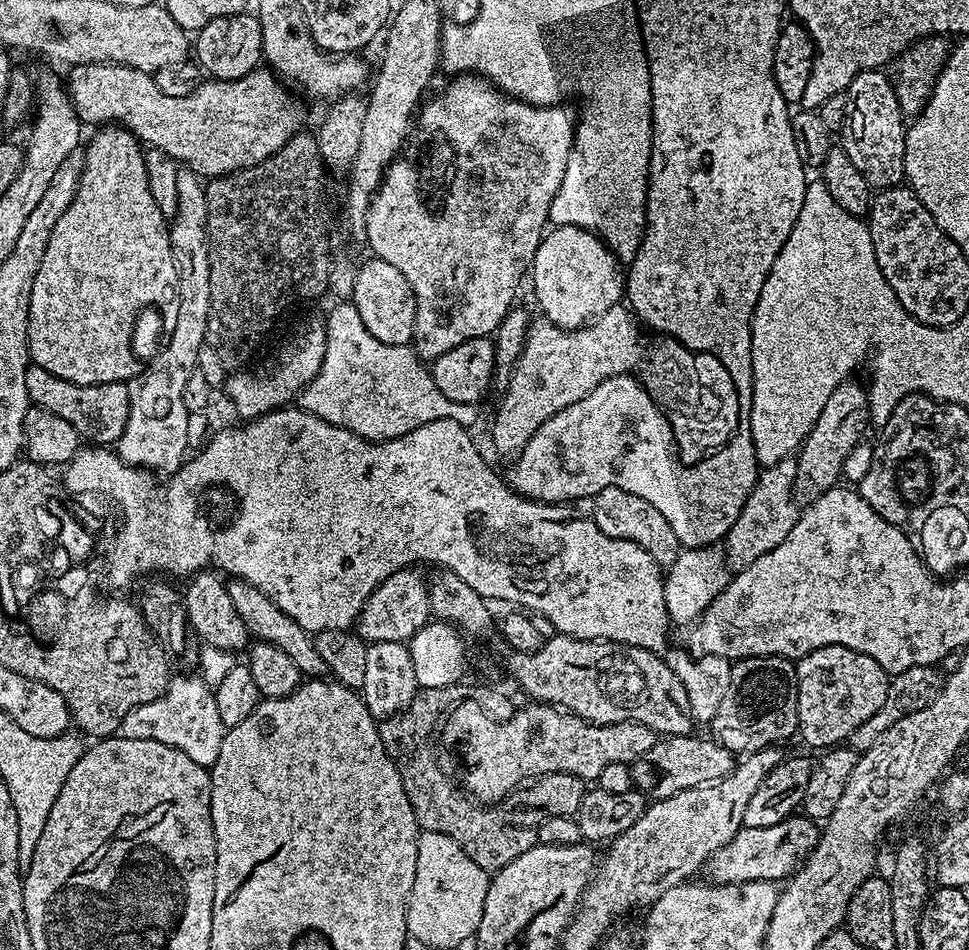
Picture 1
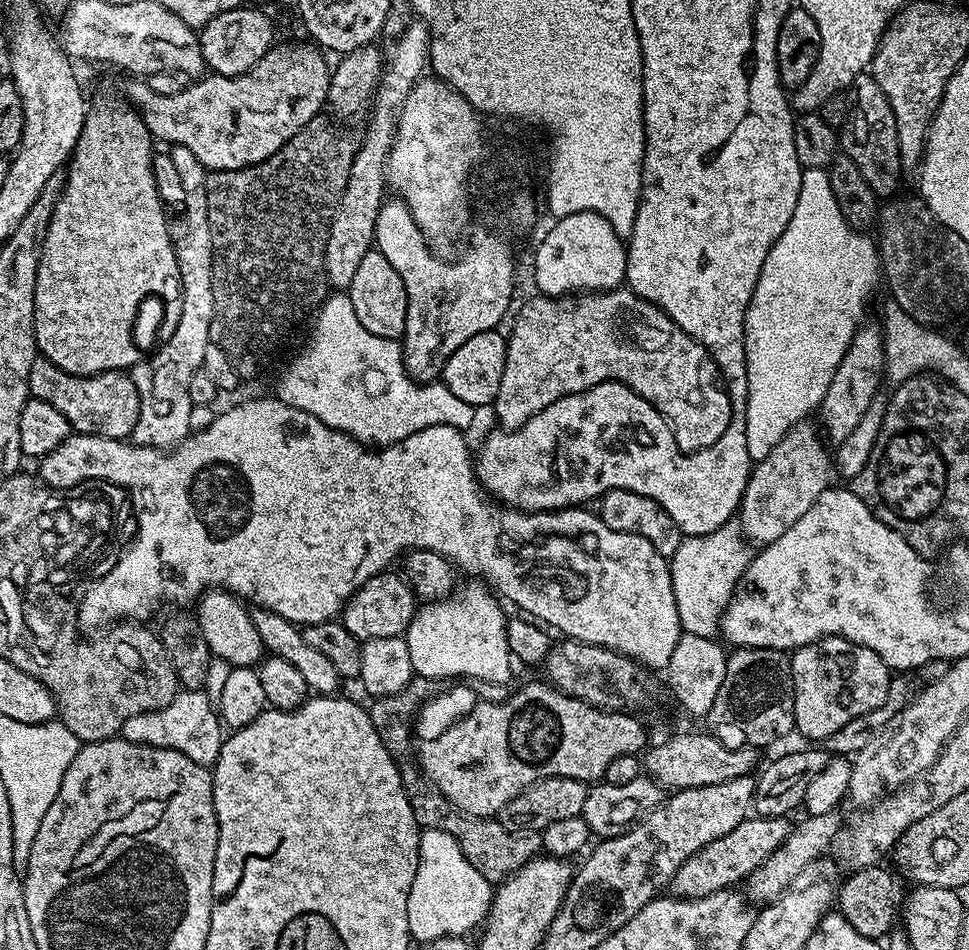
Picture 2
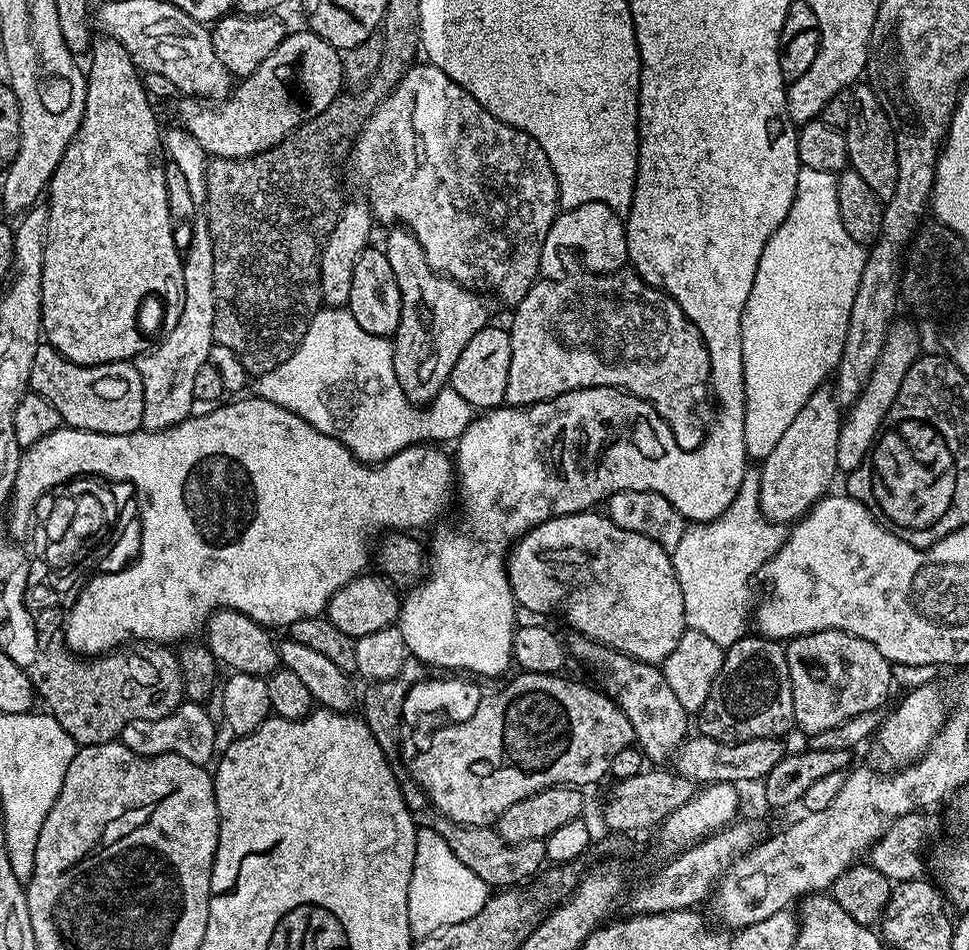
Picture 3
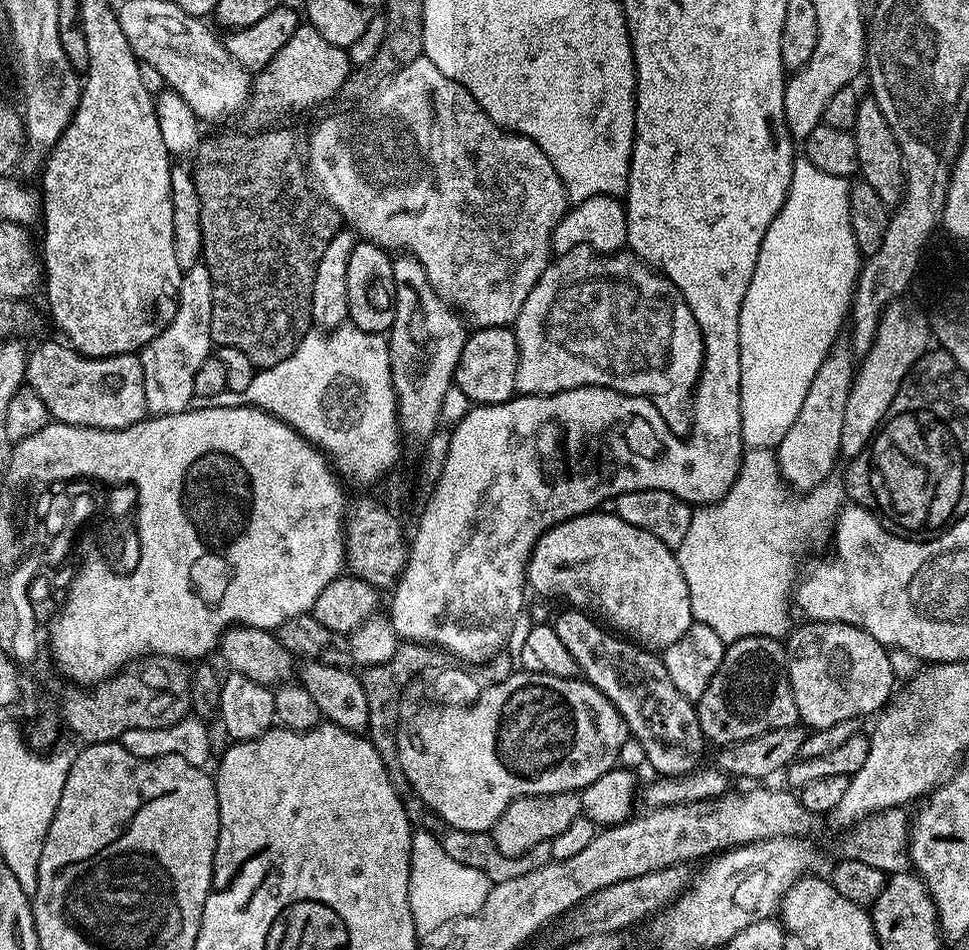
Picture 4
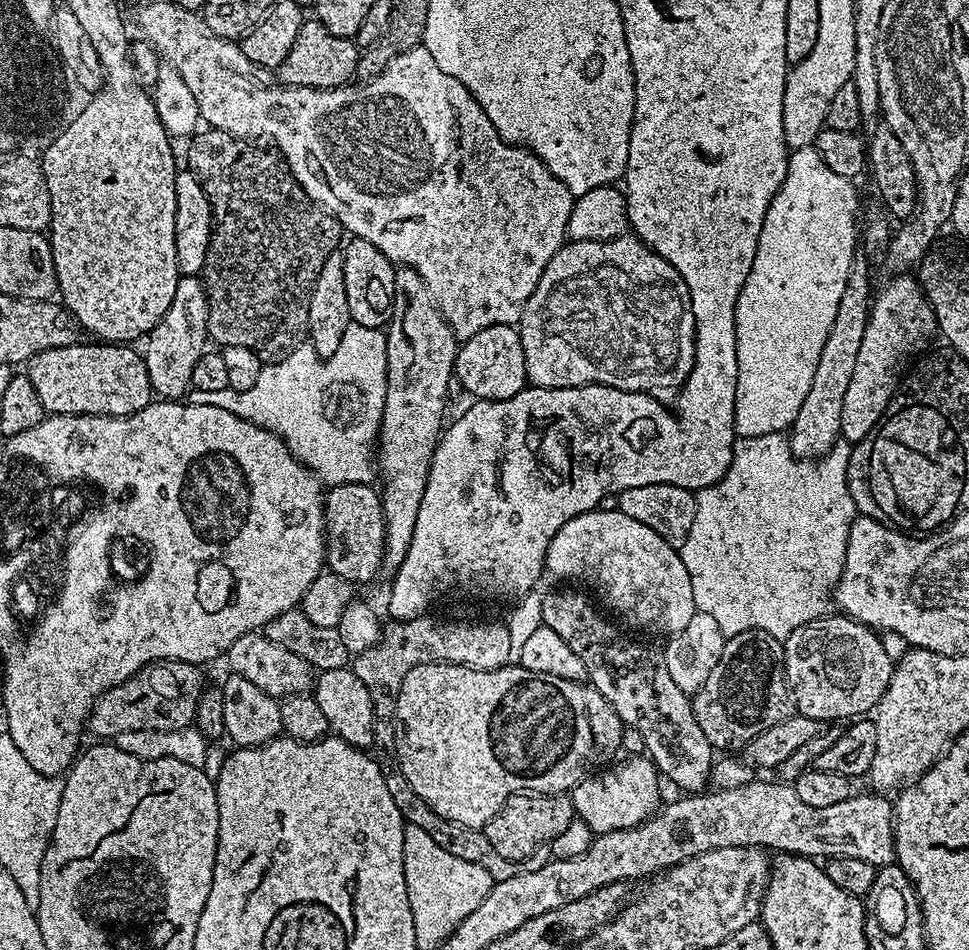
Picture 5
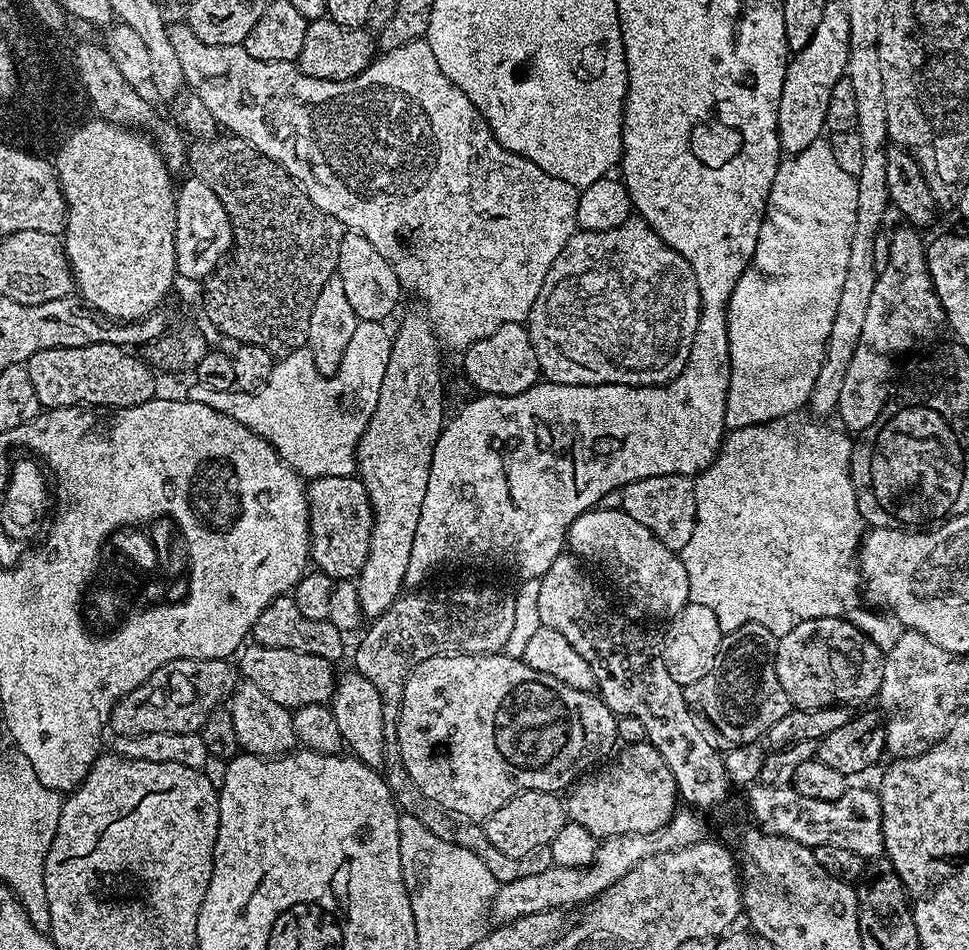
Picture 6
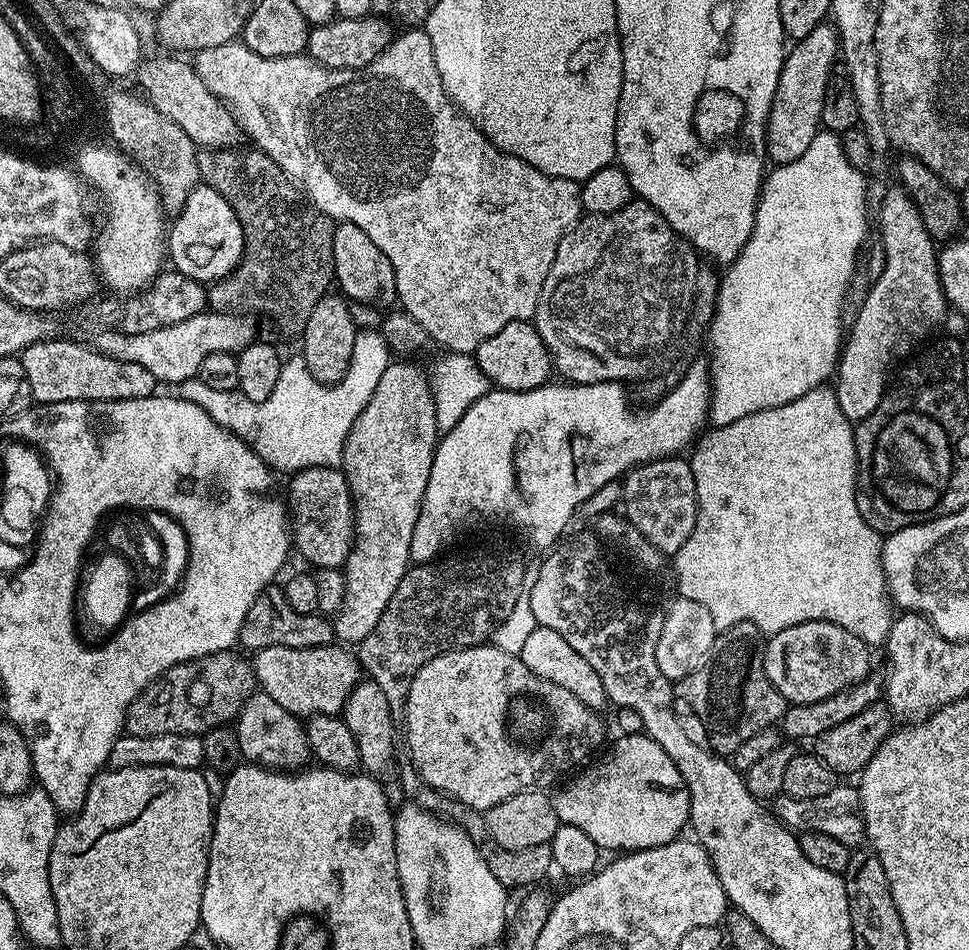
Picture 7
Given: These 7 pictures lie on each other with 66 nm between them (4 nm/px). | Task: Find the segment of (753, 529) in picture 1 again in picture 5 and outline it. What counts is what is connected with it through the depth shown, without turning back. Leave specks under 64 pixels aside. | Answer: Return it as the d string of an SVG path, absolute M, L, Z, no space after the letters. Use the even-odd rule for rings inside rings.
M858 254L850 266L850 278L846 278L846 290L842 290L842 298L838 302L838 314L834 314L834 323L830 326L830 334L826 334L826 342L822 342L822 354L818 357L818 367L814 369L814 379L810 382L810 391L802 402L802 410L798 410L798 418L794 418L788 445L800 458L819 458L831 450L840 436L842 422L842 402L846 399L846 390L850 387L850 378L854 375L854 365L858 359L858 350L862 346L862 334L866 334L868 310L874 299L872 284L868 281L870 263L863 254Z

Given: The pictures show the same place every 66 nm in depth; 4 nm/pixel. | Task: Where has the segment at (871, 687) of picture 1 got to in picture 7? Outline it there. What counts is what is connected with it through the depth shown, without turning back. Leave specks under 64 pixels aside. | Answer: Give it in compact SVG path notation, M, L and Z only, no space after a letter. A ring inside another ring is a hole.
M815 620L771 633L764 646L764 665L770 682L788 704L813 704L869 679L868 652L869 645L850 630L842 630L834 622Z

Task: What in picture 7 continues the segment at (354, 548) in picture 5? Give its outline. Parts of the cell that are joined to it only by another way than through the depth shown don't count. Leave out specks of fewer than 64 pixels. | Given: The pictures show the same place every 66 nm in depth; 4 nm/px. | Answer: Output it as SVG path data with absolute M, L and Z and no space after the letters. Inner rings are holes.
M307 468L289 480L292 481L288 484L286 503L295 551L300 551L313 569L343 569L356 538L356 511L352 508L352 491L343 471L340 468Z

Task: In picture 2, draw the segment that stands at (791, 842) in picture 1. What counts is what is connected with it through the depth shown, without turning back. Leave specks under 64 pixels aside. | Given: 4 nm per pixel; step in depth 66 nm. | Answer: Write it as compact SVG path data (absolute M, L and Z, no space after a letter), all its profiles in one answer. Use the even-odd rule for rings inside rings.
M749 815L747 820L738 822L730 834L714 838L710 846L702 846L698 854L686 858L686 862L678 866L670 885L671 895L681 900L706 898L715 892L731 889L739 880L740 883L747 881L750 873L758 870L758 866L762 866L762 862L766 862L766 858L770 858L770 854L774 854L782 842L786 842L793 830L793 825L788 822L783 816Z

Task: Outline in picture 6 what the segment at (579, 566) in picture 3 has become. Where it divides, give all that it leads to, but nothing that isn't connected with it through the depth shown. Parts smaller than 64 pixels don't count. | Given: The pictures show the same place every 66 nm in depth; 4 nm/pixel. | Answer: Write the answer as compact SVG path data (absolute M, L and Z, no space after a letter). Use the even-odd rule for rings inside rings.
M597 506L591 512L584 512L572 523L568 531L567 547L581 561L609 568L620 583L621 594L634 607L641 607L662 620L676 616L691 599L685 564L677 553L654 537L642 522L630 518L623 507L604 507Z

